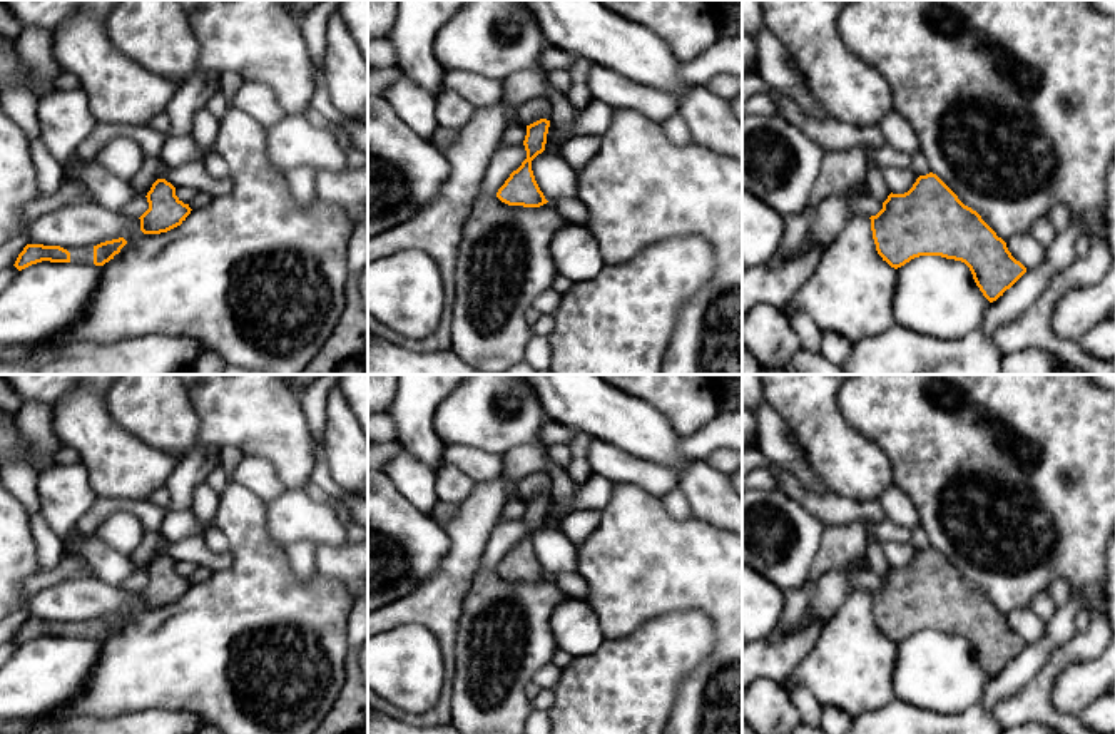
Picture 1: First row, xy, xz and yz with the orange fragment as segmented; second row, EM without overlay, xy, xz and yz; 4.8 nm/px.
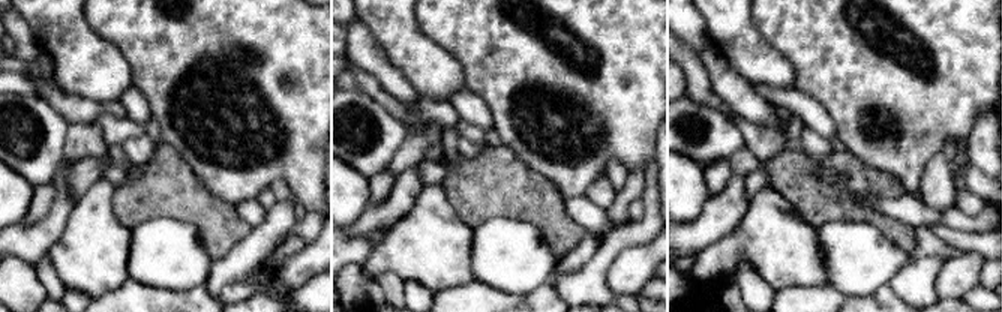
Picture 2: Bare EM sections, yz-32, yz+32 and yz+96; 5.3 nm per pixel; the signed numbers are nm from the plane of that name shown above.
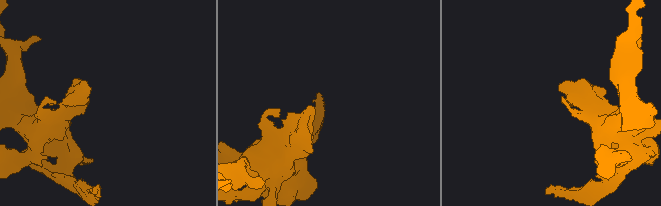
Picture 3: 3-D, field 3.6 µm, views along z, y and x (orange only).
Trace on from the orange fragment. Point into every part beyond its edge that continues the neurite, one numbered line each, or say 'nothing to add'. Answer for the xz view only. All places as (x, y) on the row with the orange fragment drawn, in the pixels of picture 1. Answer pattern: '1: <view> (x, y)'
nothing to add

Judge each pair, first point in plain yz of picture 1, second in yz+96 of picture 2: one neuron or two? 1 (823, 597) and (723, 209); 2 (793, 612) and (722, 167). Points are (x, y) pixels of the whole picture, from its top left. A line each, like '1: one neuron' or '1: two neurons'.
1: one neuron
2: one neuron

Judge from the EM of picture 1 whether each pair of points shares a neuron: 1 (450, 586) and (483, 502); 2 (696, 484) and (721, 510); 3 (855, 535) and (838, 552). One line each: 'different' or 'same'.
1: same
2: same
3: same

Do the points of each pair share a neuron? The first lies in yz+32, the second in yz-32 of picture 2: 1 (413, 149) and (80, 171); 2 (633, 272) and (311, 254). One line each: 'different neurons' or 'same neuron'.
1: different neurons
2: same neuron

